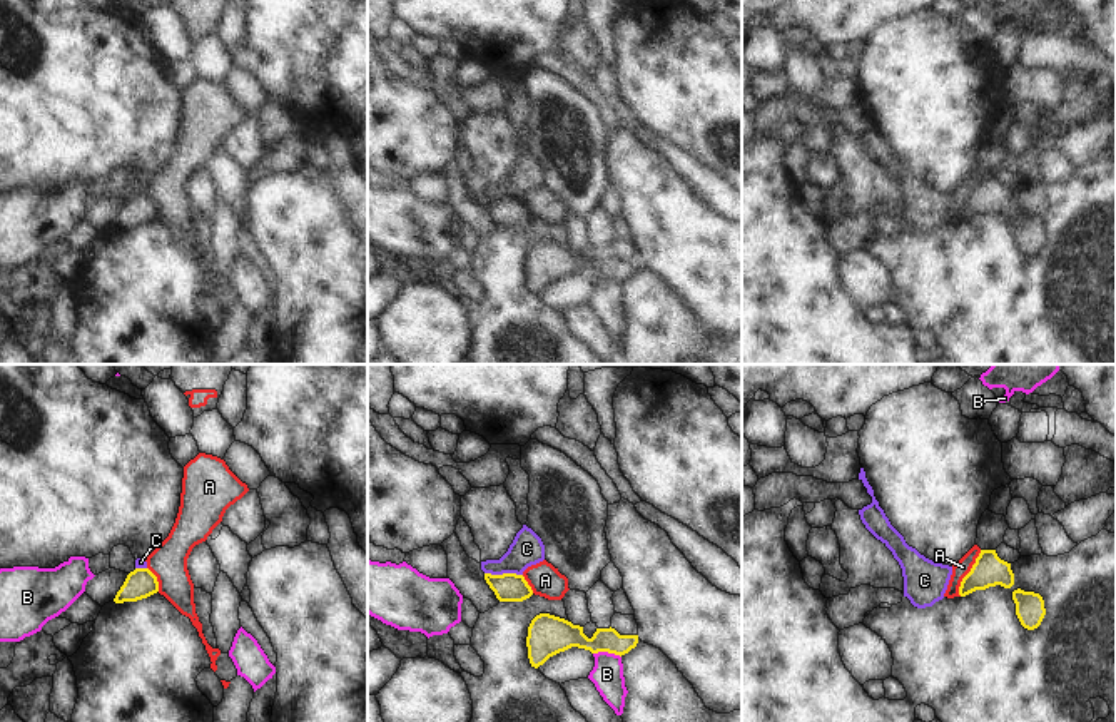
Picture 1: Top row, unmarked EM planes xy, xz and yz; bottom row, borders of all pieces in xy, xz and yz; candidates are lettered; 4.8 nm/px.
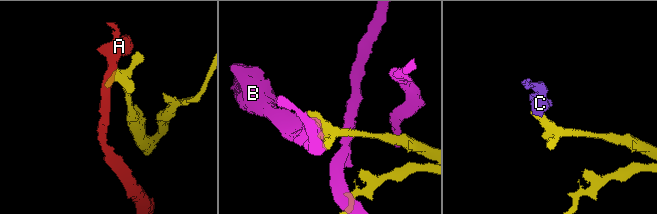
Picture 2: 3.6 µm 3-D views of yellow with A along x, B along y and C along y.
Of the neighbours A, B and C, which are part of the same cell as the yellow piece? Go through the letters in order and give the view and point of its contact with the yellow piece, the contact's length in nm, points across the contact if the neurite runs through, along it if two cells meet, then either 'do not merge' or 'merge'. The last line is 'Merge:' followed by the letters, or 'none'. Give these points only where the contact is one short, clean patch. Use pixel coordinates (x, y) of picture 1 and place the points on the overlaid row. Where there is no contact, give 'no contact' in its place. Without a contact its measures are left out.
A: contact yz (968, 574); length 240 nm; border yz (981, 550), (961, 582), (959, 595); do not merge
B: contact xz (607, 650); length 140 nm; do not merge
C: contact xz (503, 574); length 180 nm; border xz (485, 572), (522, 575); do not merge
Merge: none

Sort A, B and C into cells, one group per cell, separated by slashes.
A / B / C

